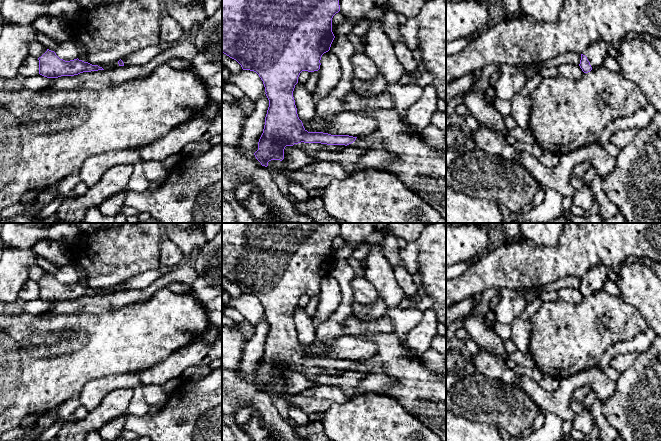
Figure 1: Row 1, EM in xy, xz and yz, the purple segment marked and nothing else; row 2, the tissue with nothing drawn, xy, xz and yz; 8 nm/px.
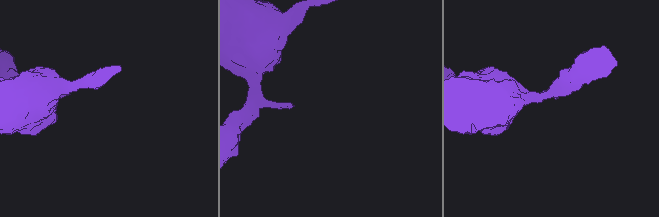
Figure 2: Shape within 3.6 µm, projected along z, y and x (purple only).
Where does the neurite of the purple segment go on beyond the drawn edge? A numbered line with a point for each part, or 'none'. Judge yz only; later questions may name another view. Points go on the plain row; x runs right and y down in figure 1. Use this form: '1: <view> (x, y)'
1: yz (596, 277)

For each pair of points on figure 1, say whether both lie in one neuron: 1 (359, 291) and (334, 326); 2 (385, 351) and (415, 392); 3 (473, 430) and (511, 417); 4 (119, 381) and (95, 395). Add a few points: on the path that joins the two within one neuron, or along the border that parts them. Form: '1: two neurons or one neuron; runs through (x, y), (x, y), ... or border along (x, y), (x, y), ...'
1: two neurons; border along (355, 276), (351, 280), (354, 301)
2: one neuron; runs through (395, 361), (409, 375), (411, 382)
3: two neurons; border along (466, 419), (472, 422), (486, 423), (498, 428)
4: one neuron; runs through (113, 382), (101, 389)

